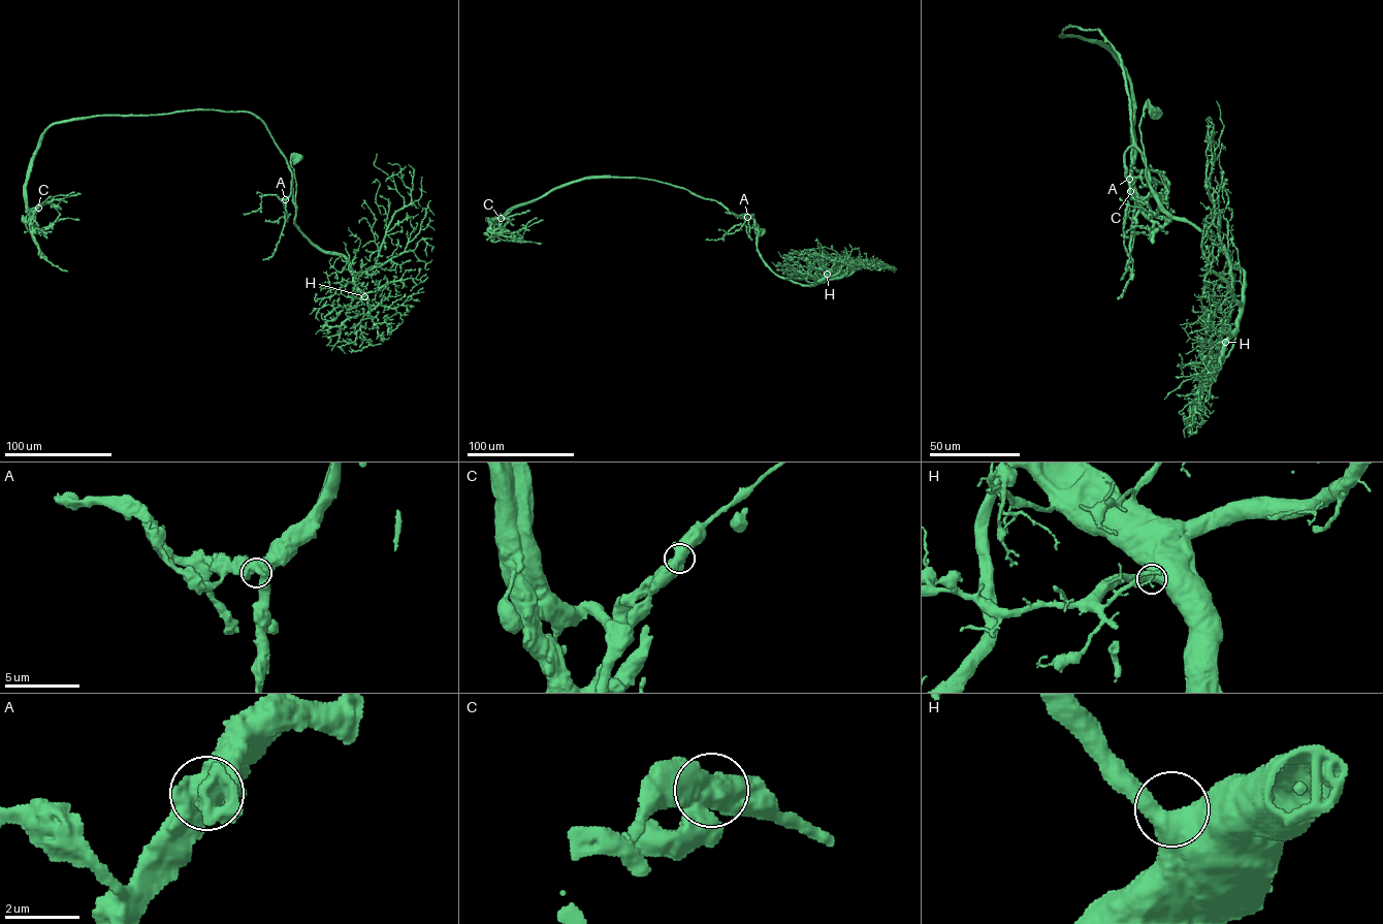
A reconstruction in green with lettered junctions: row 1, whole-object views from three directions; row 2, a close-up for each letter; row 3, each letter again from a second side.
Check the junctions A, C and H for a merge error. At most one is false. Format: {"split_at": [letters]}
{"split_at": ["C"]}

